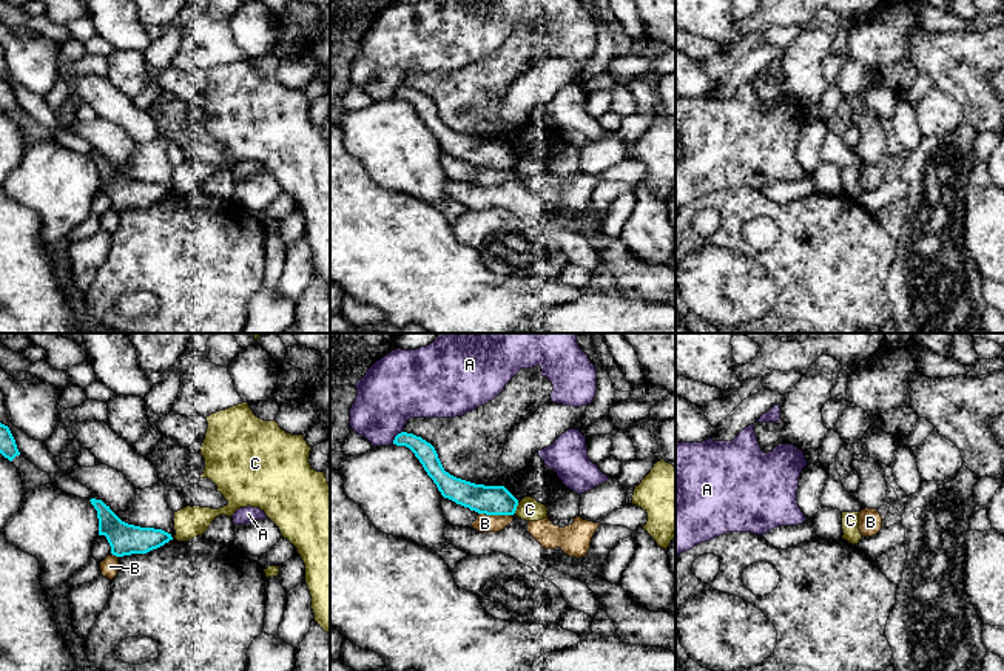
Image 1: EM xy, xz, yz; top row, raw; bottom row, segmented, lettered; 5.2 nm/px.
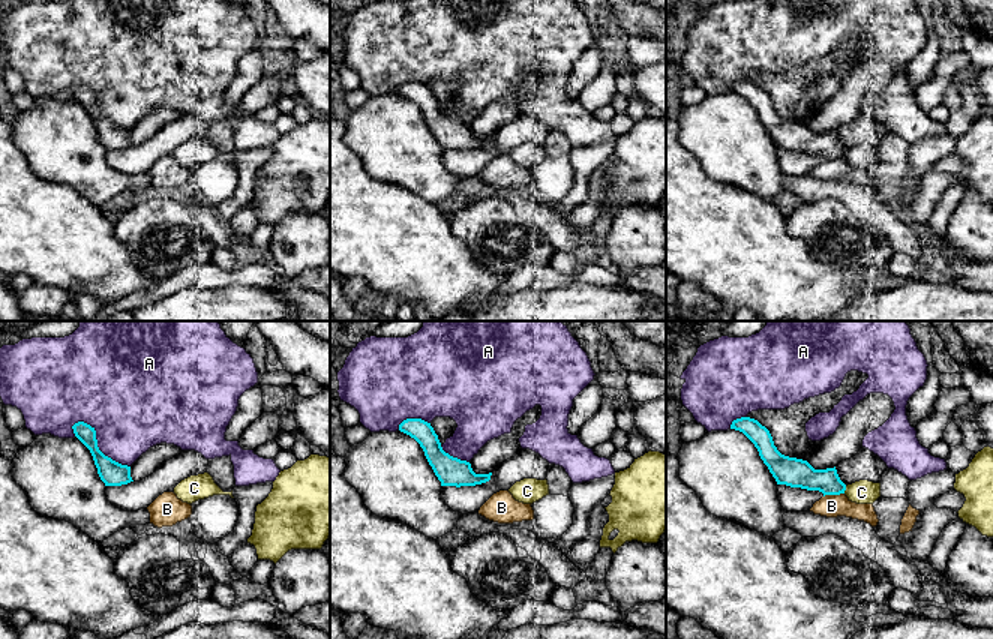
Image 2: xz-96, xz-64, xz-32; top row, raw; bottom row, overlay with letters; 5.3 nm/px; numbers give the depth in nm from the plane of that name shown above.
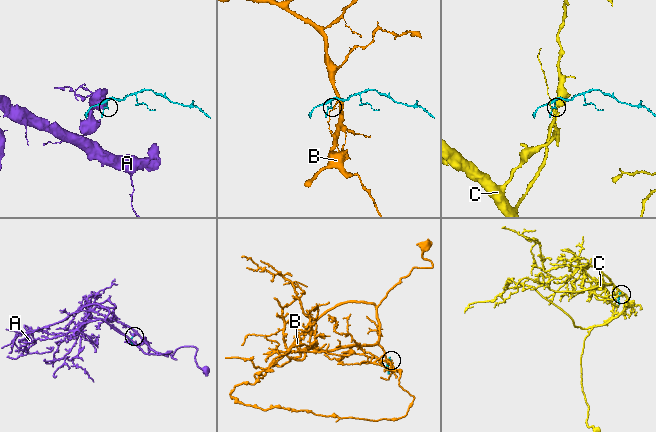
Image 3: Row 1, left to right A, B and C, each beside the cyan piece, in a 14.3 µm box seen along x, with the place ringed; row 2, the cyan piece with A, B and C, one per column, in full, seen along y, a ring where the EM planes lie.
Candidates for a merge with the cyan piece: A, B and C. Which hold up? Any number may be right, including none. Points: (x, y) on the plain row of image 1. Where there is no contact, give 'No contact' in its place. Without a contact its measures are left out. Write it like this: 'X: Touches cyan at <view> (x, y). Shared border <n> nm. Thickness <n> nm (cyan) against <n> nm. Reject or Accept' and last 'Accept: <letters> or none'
A: Touches cyan at xz (395, 91). Shared border 90 nm. Thickness 100 nm (cyan) against 340 nm. Reject
B: Touches cyan at xz (495, 168). Shared border 170 nm. Thickness 160 nm (cyan) against 100 nm. Reject
C: Touches cyan at xz (515, 162). Shared border 60 nm. Thickness 160 nm (cyan) against 120 nm. Reject
Accept: none

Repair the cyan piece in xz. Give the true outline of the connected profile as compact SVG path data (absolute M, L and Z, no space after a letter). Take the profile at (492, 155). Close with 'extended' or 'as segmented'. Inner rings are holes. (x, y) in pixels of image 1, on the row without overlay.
M401 86L393 99L409 102L444 153L486 170L514 170L518 154L504 140L484 140L444 125L435 102L413 88Z; as segmented

